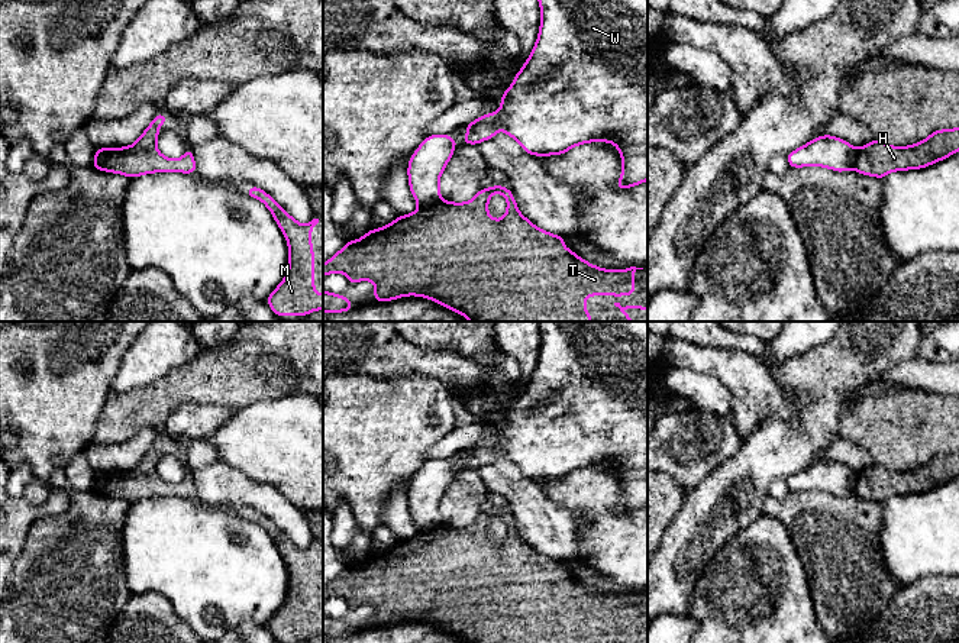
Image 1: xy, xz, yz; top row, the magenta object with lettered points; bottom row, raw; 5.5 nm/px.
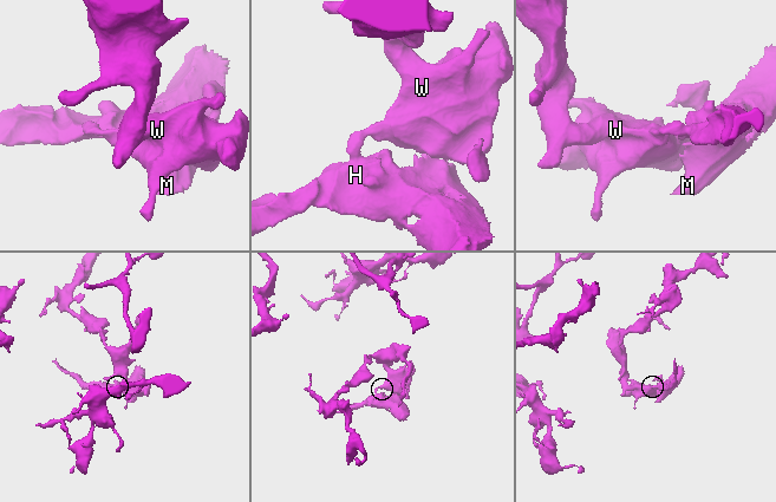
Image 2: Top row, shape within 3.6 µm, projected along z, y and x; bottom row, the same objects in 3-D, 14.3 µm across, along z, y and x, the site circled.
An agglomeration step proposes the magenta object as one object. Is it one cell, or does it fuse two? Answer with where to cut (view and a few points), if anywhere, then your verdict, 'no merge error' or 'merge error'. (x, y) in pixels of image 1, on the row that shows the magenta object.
xz (439, 199), (420, 207) | merge error

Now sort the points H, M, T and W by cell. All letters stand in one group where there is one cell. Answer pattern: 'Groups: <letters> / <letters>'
Groups: H M T / W

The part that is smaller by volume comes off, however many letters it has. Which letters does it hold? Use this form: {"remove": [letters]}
{"remove": ["H", "M", "T"]}

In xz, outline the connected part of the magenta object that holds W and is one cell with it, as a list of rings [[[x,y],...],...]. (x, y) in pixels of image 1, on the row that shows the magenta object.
[[[539,0],[539,3],[540,30],[537,41],[523,68],[514,75],[513,84],[503,93],[501,109],[465,125],[468,133],[462,140],[466,145],[475,145],[494,138],[501,129],[533,156],[561,155],[587,142],[611,142],[623,158],[623,169],[616,188],[630,188],[645,182],[648,180],[648,0]]]

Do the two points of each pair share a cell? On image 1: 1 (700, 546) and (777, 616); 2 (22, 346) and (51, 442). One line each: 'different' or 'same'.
1: different
2: same

